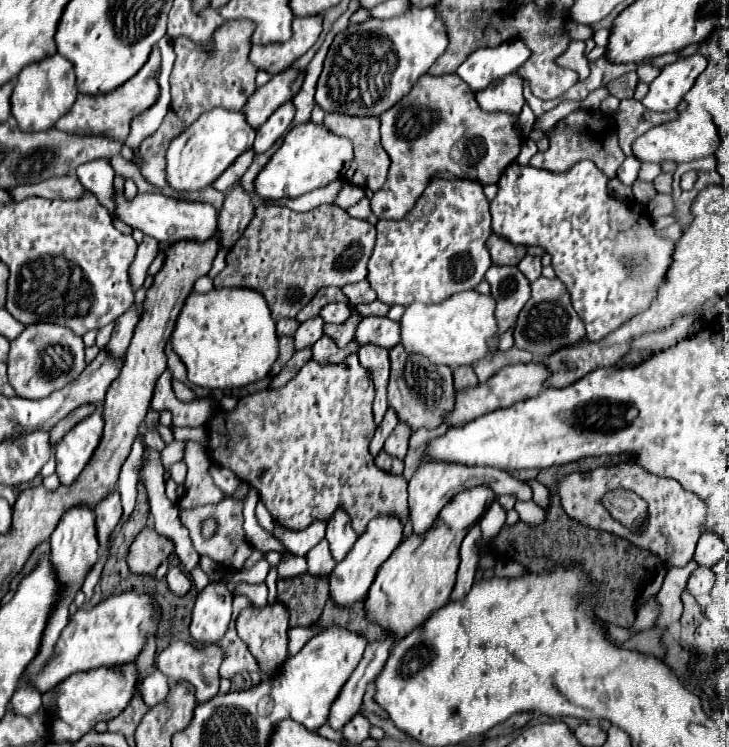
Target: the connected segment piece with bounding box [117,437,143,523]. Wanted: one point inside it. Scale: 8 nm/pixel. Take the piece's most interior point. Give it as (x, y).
(127, 486)

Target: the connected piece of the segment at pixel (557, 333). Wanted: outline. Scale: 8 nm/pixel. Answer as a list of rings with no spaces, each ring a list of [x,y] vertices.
[[[539,277],[537,281],[531,283],[531,289],[533,289],[531,299],[521,309],[515,331],[513,331],[515,347],[533,353],[533,357],[539,359],[539,357],[547,357],[547,355],[555,353],[555,349],[583,341],[585,327],[583,327],[583,321],[579,319],[579,315],[575,313],[573,305],[571,305],[571,299],[567,295],[565,285],[559,279]]]

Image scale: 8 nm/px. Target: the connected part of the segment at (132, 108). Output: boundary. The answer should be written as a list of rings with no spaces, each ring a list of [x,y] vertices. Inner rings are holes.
[[[155,47],[151,51],[149,61],[135,77],[131,77],[131,81],[123,83],[119,89],[105,95],[79,95],[69,113],[65,113],[55,127],[75,135],[101,135],[101,137],[111,137],[115,141],[125,141],[129,135],[131,119],[147,111],[159,99],[159,83],[155,79],[159,67],[161,67],[161,53],[159,47]]]

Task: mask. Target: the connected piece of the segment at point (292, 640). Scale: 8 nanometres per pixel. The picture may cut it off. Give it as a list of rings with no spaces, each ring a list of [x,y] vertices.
[[[313,627],[313,631],[307,631],[307,629],[289,629],[289,653],[295,655],[303,649],[303,645],[317,633],[321,633],[323,629],[317,629]]]

